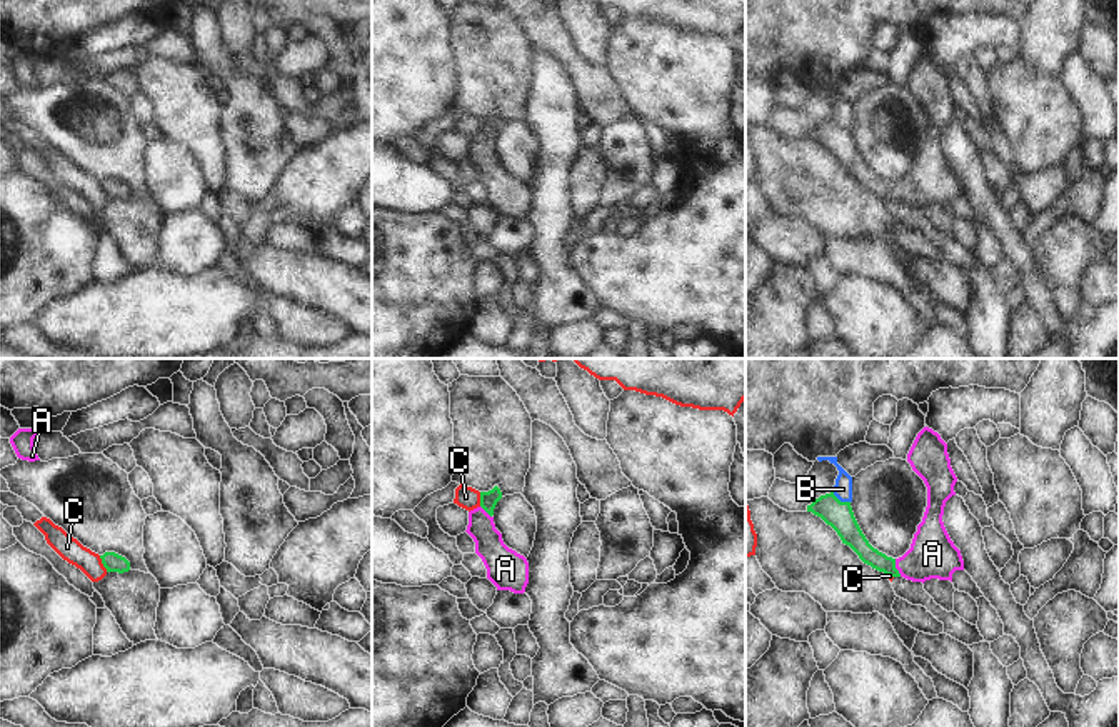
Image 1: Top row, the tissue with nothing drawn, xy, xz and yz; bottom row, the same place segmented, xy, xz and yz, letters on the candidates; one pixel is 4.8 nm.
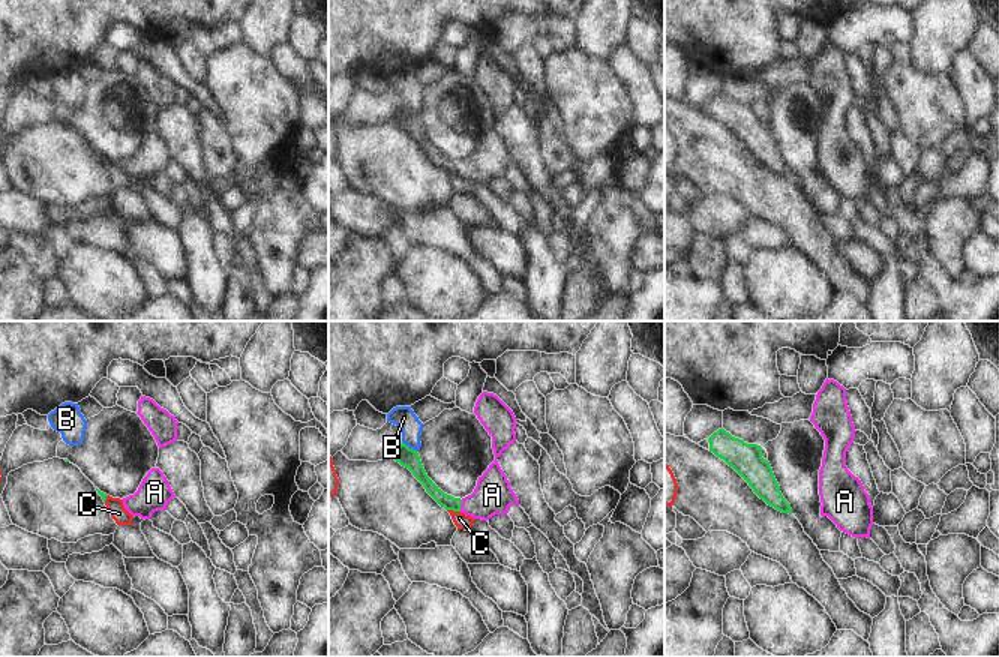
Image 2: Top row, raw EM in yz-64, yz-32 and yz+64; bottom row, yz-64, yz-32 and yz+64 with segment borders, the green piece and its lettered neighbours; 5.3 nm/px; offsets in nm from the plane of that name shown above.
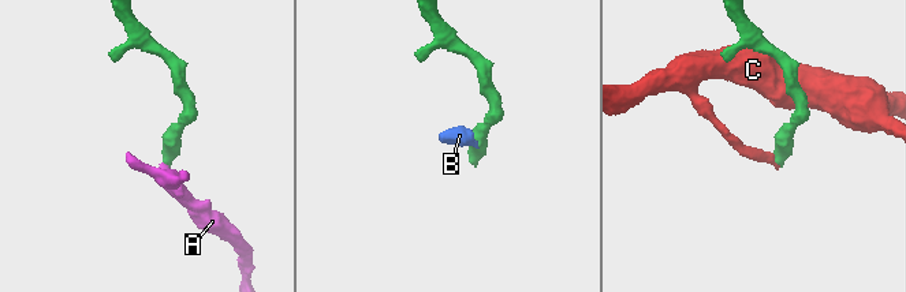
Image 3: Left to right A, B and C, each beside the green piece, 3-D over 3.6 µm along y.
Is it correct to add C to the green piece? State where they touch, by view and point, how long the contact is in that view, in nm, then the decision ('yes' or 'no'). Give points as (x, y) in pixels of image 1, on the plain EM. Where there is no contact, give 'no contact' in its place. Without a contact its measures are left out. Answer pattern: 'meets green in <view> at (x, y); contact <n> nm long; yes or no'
meets green in xy at (102, 189); contact 90 nm long; no

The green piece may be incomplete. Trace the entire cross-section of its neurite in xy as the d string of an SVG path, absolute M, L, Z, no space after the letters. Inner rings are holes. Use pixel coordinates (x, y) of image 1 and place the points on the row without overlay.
M105 178L100 185L107 198L123 200L130 197L130 188L115 178Z

